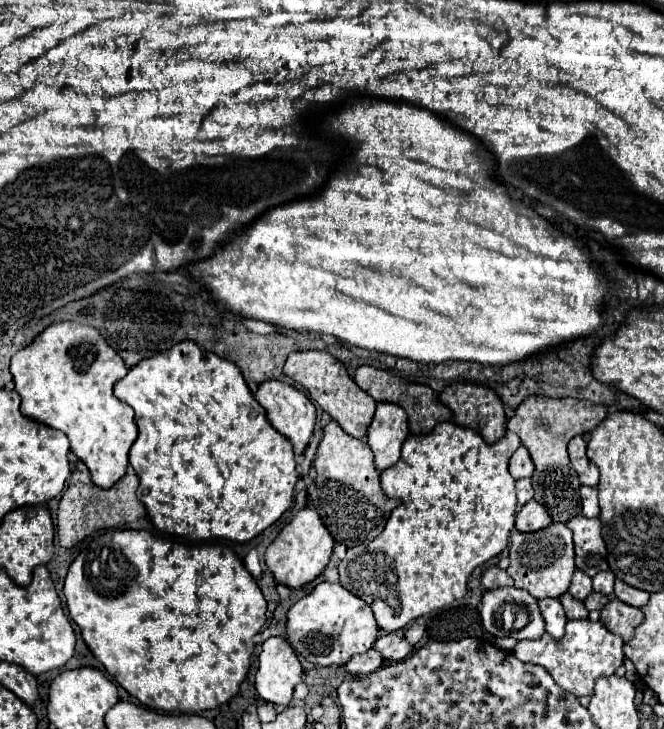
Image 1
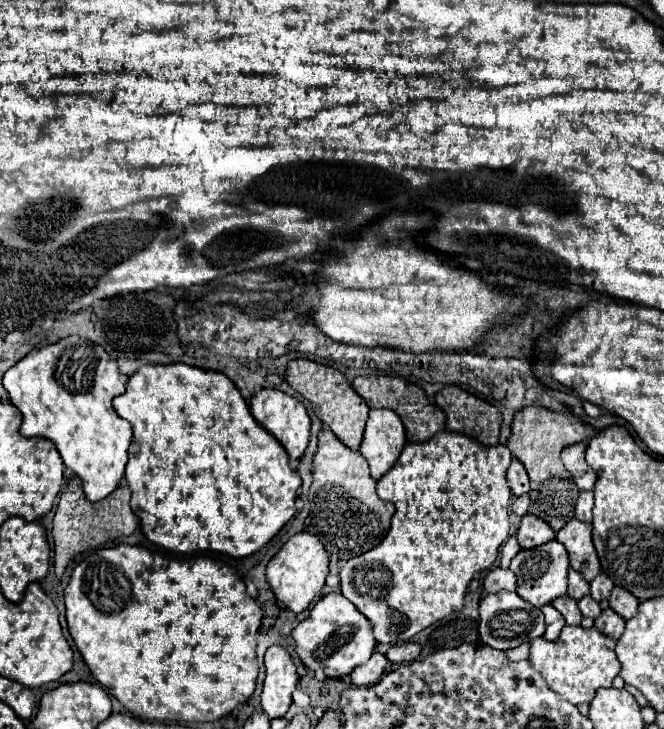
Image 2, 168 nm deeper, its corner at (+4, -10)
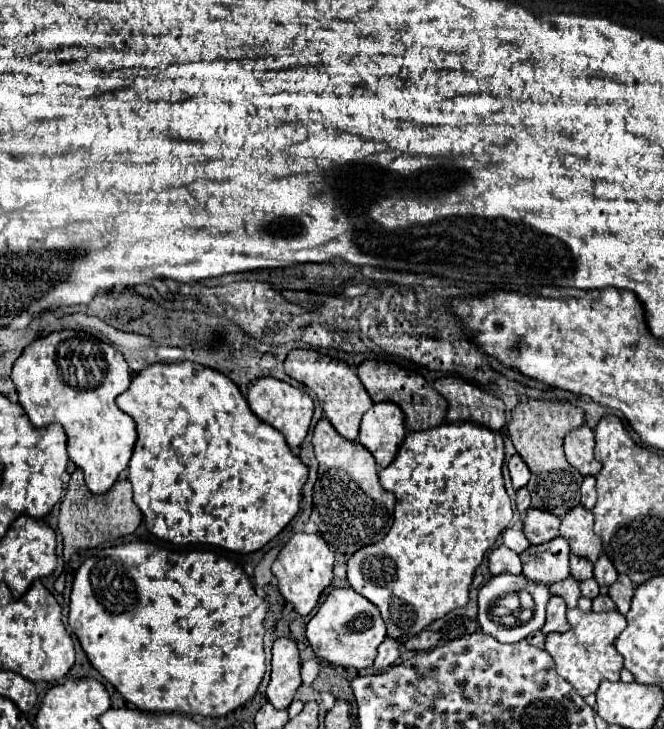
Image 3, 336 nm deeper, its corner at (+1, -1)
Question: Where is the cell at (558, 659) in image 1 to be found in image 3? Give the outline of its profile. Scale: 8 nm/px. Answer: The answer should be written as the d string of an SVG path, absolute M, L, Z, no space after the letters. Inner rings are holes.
M571 609L567 611L567 621L571 625L567 633L547 633L545 635L545 651L553 657L557 673L567 683L571 683L581 697L595 693L603 679L619 681L619 671L623 669L623 657L615 649L615 641L627 625L625 617L619 611L585 613L581 609Z

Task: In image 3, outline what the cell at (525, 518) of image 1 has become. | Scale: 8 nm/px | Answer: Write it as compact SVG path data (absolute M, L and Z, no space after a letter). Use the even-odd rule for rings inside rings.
M531 507L525 515L523 531L531 545L539 545L539 543L547 543L559 535L559 523L561 523L559 517Z

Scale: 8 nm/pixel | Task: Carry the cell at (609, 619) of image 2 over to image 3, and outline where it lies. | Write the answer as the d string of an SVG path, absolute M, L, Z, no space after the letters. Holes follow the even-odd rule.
M599 595L593 599L593 609L597 613L605 613L605 611L615 611L615 603L611 601L611 597L607 595Z

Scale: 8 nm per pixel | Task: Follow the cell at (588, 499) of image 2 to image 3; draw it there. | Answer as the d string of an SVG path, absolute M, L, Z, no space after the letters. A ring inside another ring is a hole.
M585 477L583 485L581 485L581 505L585 509L593 509L595 507L595 477Z

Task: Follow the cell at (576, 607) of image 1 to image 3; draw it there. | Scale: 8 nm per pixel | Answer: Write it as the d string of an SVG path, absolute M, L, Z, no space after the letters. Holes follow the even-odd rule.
M567 577L563 581L557 581L549 587L549 591L553 595L559 595L565 599L567 603L567 609L575 609L577 607L577 601L581 597L581 591L579 591L579 583L573 579L573 577Z

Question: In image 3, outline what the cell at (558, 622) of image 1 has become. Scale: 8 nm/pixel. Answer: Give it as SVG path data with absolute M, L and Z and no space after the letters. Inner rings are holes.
M551 595L549 605L547 605L547 623L543 625L543 633L563 633L569 629L569 623L565 619L565 601L557 595Z

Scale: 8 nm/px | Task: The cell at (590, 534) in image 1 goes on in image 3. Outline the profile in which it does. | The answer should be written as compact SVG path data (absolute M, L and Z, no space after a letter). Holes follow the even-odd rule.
M583 505L573 507L561 519L561 535L569 541L571 553L585 557L589 561L597 561L601 555L601 541L593 533L593 513Z

